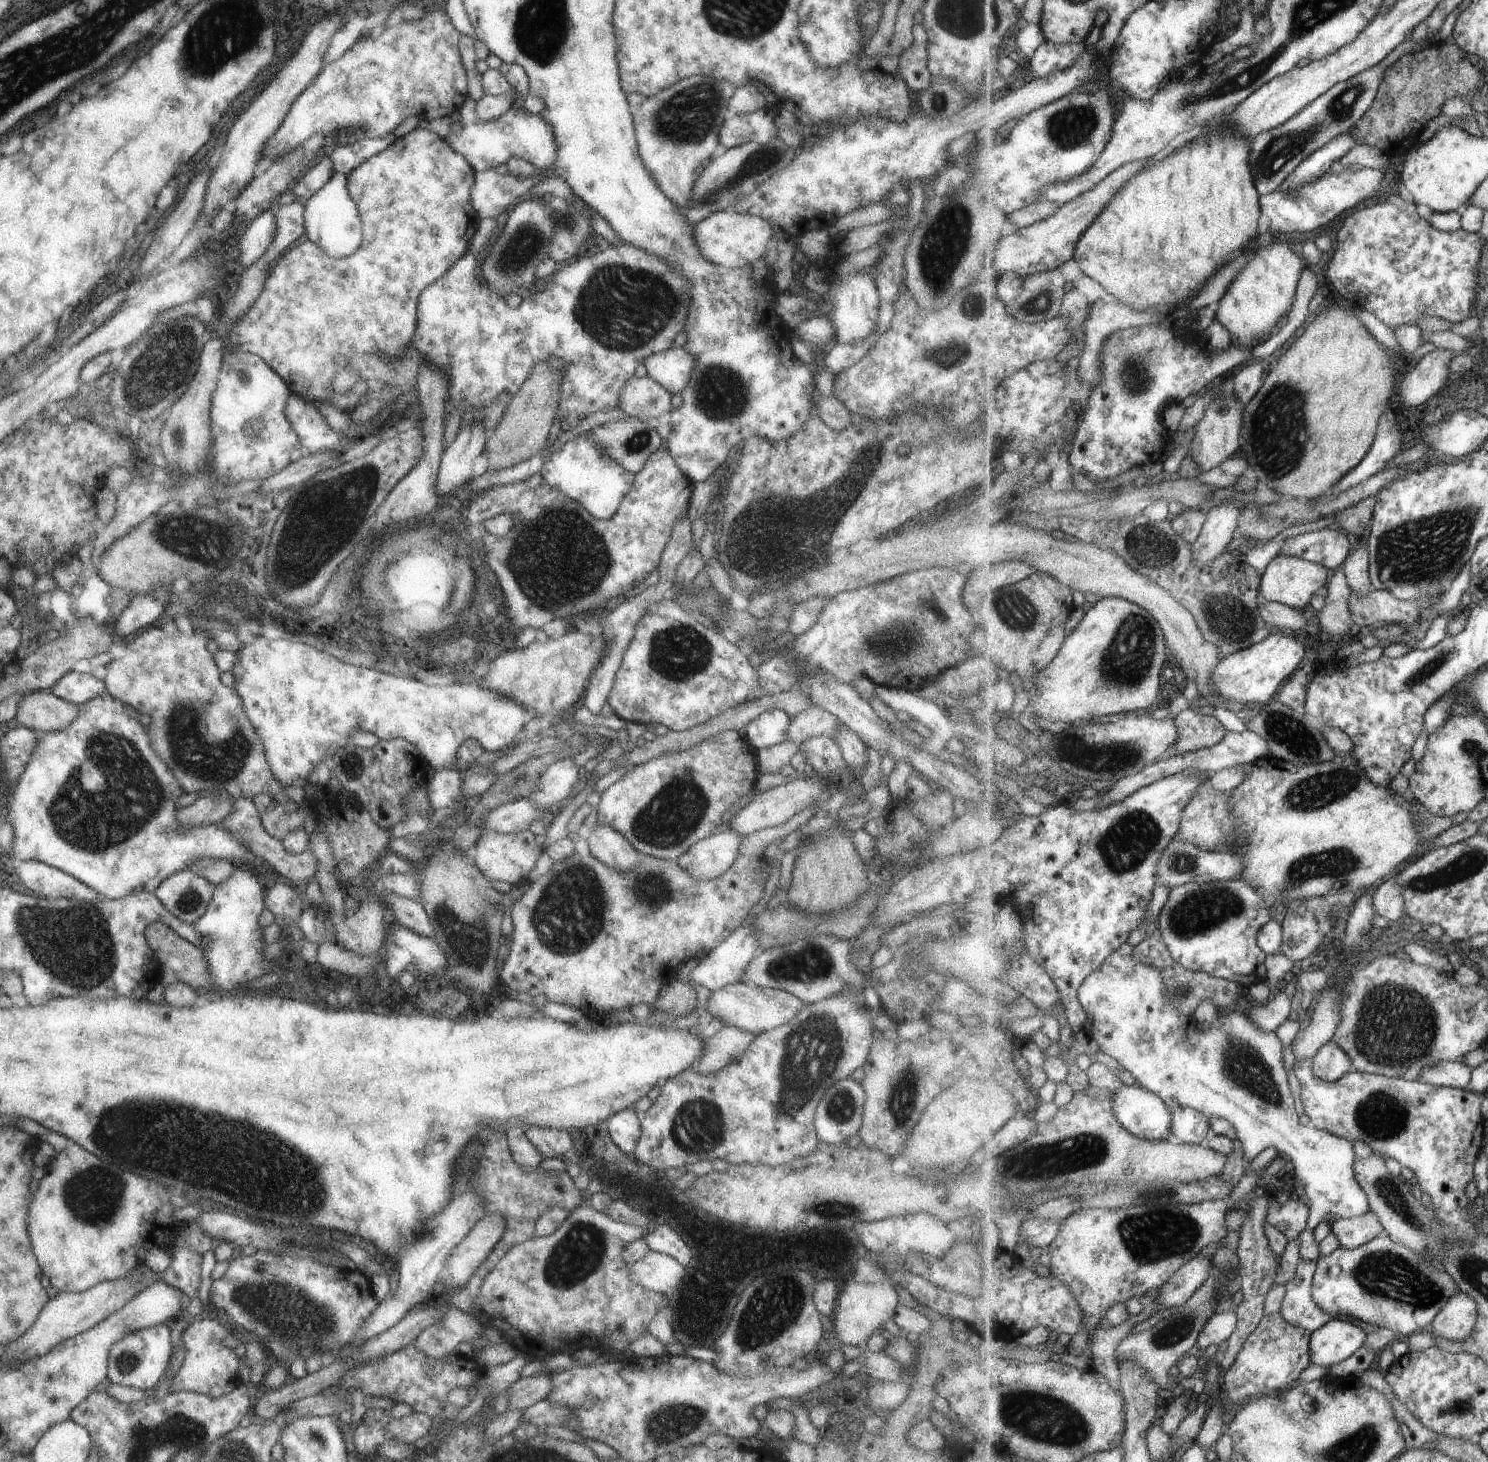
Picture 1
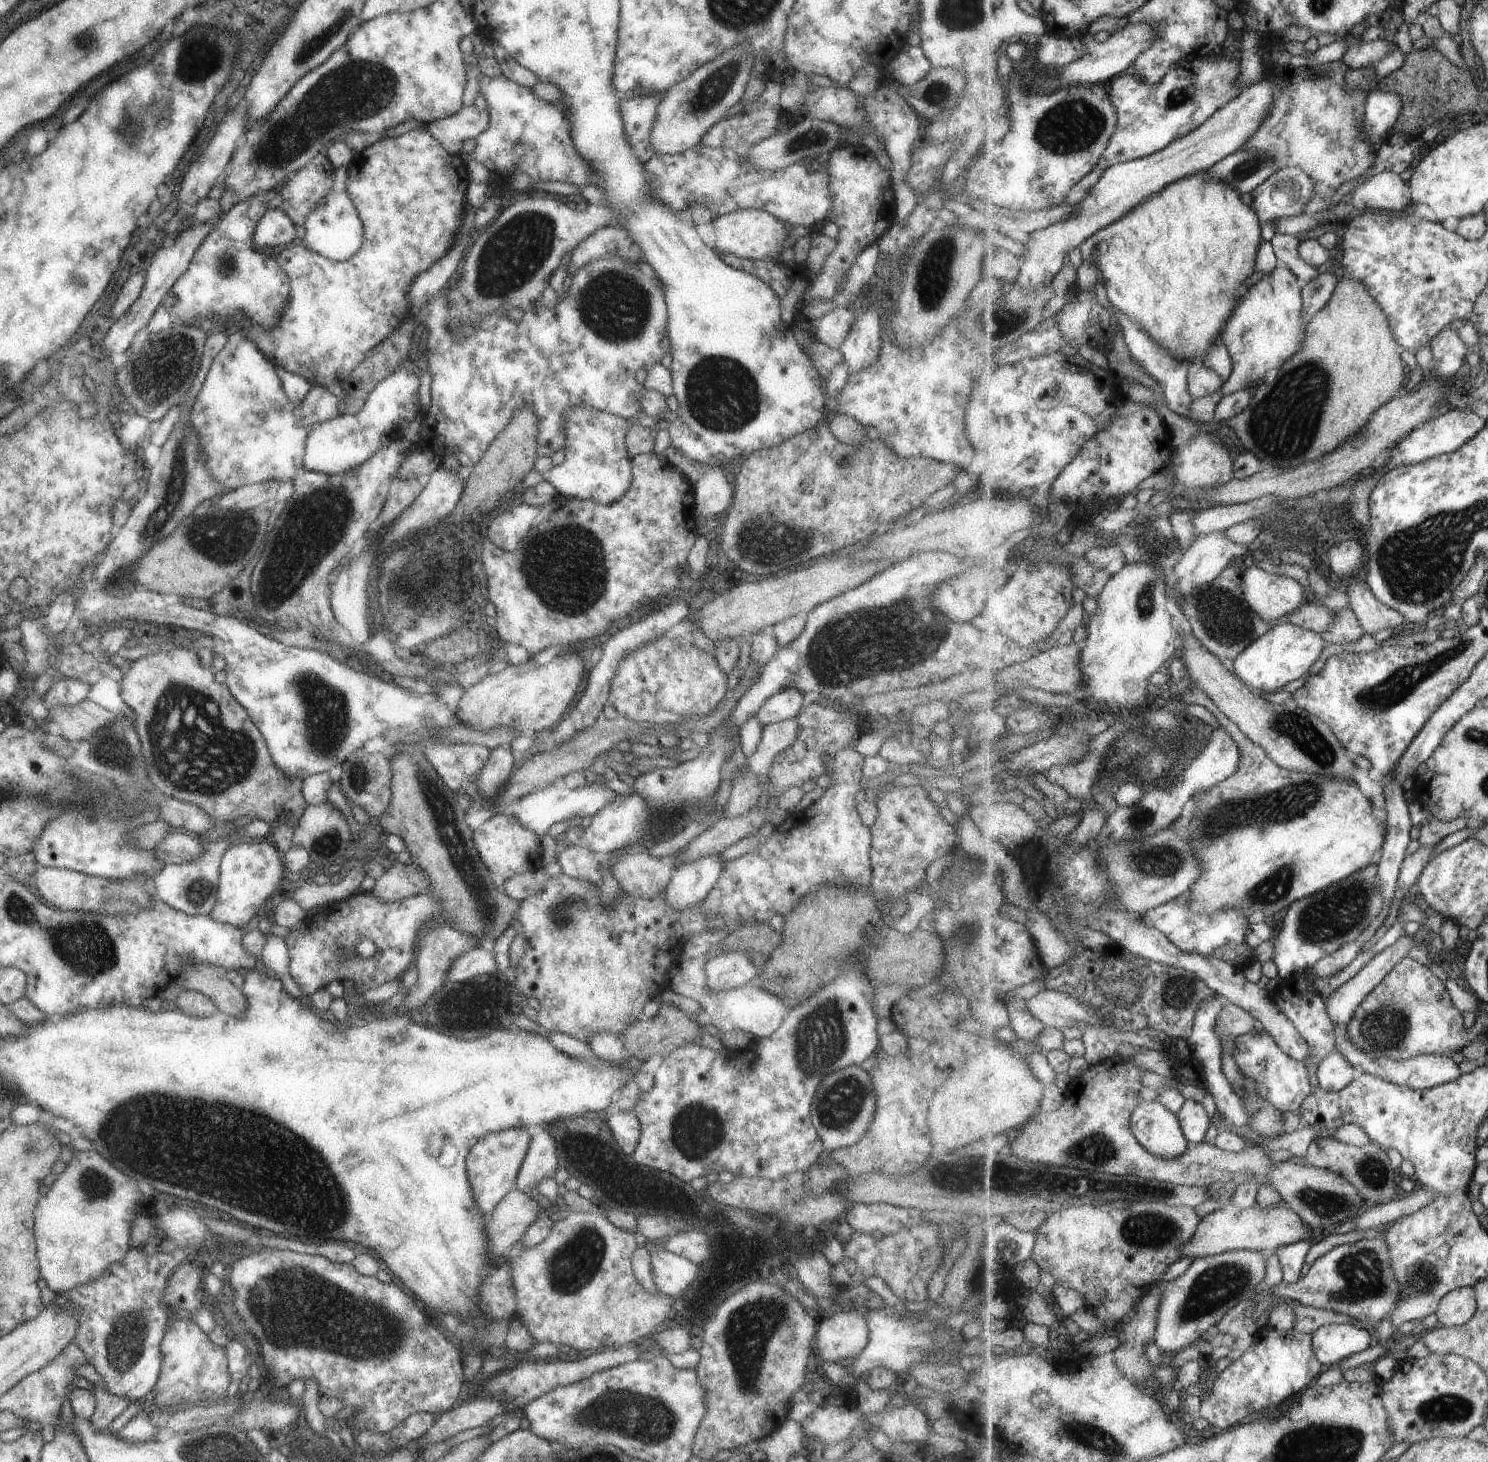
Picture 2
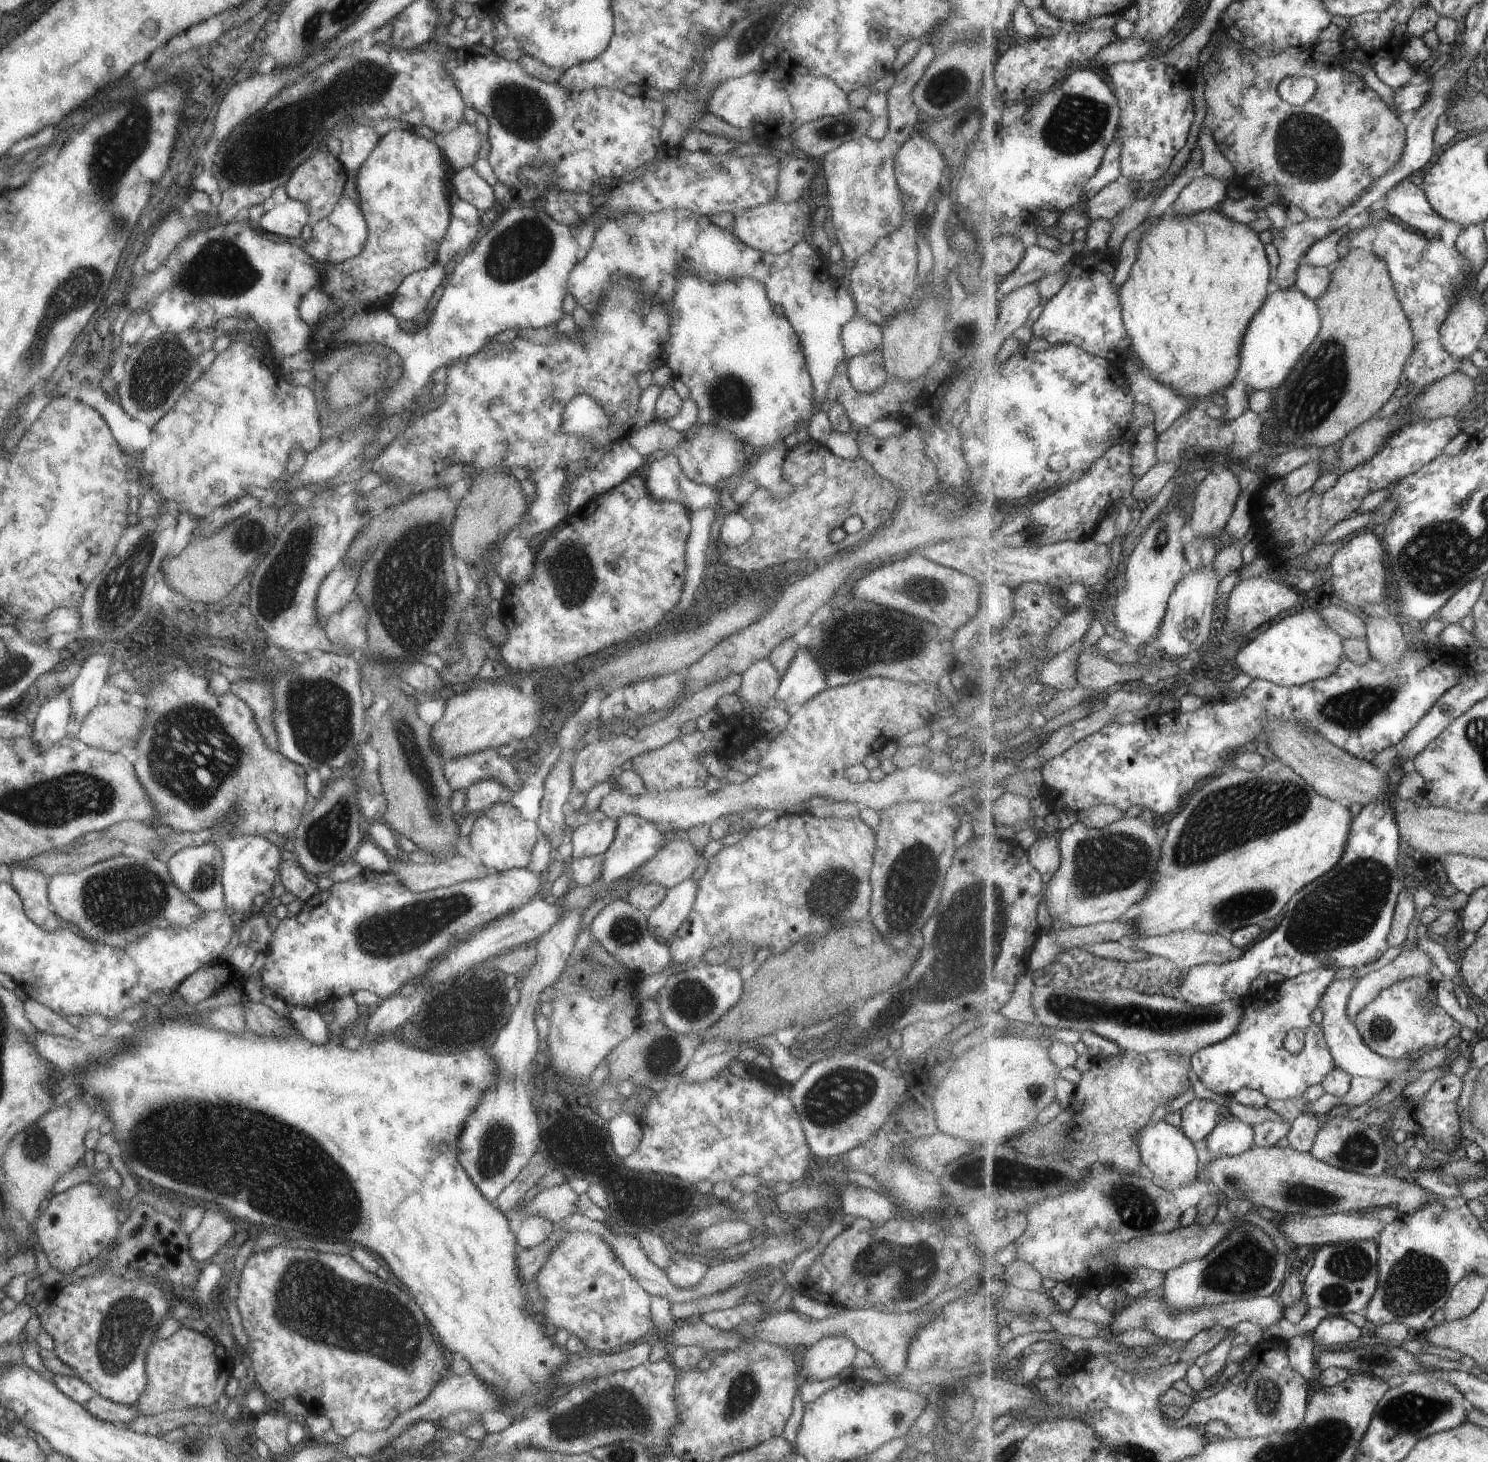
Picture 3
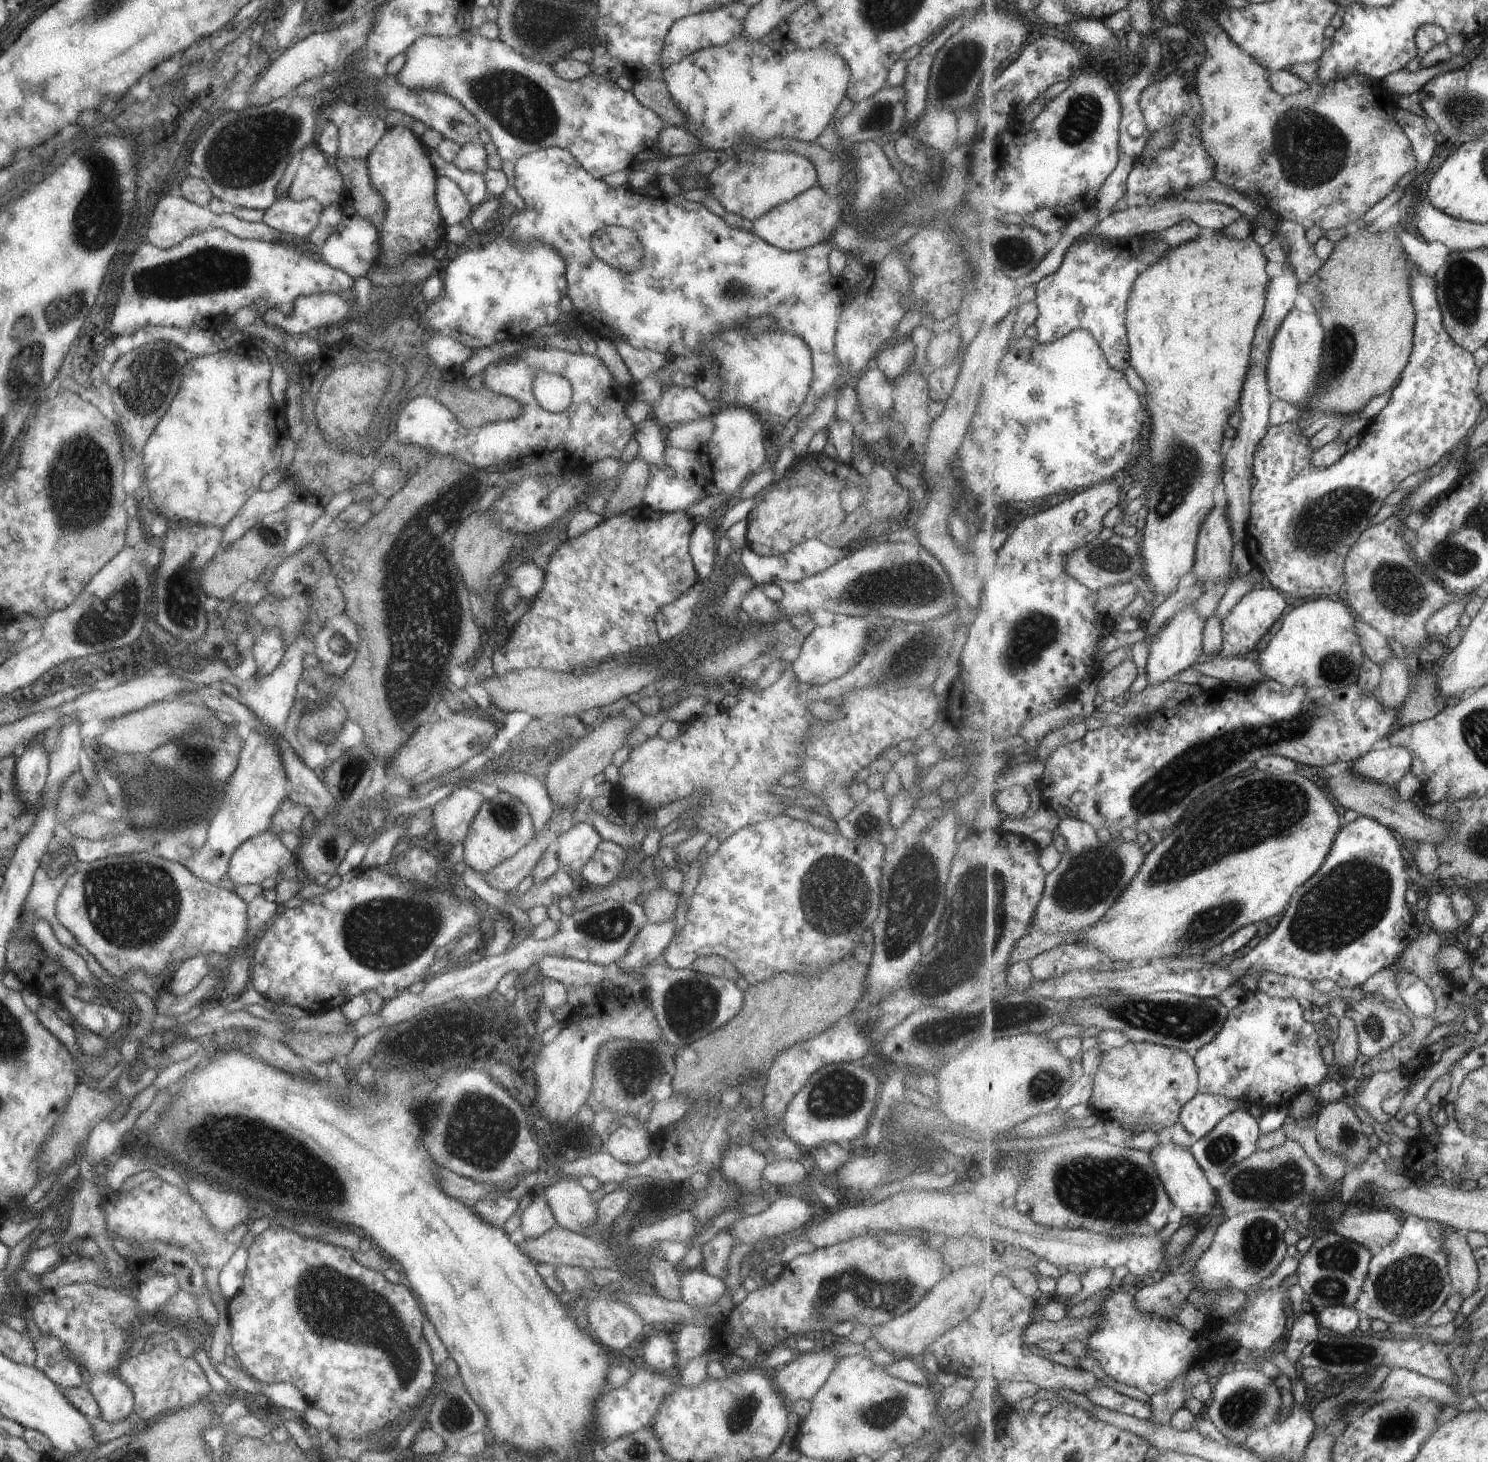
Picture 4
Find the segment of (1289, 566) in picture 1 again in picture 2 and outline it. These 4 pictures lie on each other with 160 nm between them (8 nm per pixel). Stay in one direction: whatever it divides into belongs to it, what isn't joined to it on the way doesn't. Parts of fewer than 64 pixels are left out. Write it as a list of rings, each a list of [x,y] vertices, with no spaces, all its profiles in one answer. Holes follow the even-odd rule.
[[[1250,563],[1242,576],[1244,599],[1266,623],[1294,613],[1305,601],[1303,586],[1284,575],[1268,574]]]

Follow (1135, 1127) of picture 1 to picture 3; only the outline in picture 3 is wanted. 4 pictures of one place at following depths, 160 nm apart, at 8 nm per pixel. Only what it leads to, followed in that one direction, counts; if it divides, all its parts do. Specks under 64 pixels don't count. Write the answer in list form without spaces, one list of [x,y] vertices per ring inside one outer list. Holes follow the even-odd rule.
[[[1165,1119],[1157,1123],[1150,1121],[1141,1129],[1138,1146],[1142,1161],[1149,1167],[1154,1179],[1163,1182],[1168,1189],[1171,1184],[1185,1186],[1197,1182],[1200,1174],[1199,1158],[1197,1158],[1198,1144],[1194,1143],[1181,1127],[1176,1127]]]

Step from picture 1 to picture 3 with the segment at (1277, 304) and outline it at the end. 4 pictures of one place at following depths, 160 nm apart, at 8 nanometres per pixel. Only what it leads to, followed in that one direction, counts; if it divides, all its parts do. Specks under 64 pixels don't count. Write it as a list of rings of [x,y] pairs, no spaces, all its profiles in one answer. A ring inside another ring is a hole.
[[[1279,288],[1272,292],[1245,333],[1238,384],[1257,391],[1280,389],[1318,337],[1321,327],[1320,306],[1315,300],[1297,289]]]

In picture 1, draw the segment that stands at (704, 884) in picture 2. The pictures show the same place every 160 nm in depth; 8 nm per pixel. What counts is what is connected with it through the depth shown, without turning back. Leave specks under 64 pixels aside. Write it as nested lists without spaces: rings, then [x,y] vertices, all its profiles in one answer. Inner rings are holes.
[[[723,825],[689,846],[676,858],[676,864],[697,882],[711,880],[731,866],[740,838]]]

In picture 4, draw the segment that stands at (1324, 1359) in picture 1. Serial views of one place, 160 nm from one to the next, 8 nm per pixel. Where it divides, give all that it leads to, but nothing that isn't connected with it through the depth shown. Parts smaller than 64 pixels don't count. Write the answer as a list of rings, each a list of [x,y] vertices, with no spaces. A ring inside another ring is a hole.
[[[1333,1305],[1316,1312],[1319,1322],[1329,1333],[1351,1335],[1357,1331],[1361,1313],[1355,1305]]]

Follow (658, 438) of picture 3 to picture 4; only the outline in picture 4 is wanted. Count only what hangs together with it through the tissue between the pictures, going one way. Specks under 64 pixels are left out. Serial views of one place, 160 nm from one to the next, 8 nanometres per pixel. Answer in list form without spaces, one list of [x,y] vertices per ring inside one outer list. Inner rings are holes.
[[[705,417],[665,428],[666,446],[701,453],[713,430],[711,419]]]

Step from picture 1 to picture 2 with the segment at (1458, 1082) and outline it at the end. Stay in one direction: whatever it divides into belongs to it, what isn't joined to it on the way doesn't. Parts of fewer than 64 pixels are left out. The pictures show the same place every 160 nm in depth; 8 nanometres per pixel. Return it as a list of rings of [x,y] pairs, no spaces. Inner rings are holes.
[[[1335,1026],[1336,1030],[1336,1046],[1337,1050],[1341,1051],[1347,1060],[1353,1066],[1360,1066],[1363,1073],[1369,1073],[1373,1076],[1385,1079],[1387,1082],[1395,1083],[1397,1085],[1405,1085],[1415,1090],[1425,1090],[1433,1088],[1434,1086],[1455,1080],[1461,1075],[1459,1066],[1451,1057],[1443,1055],[1417,1055],[1404,1061],[1386,1058],[1373,1058],[1370,1054],[1359,1050],[1352,1041],[1351,1035],[1347,1030],[1347,1026]]]

